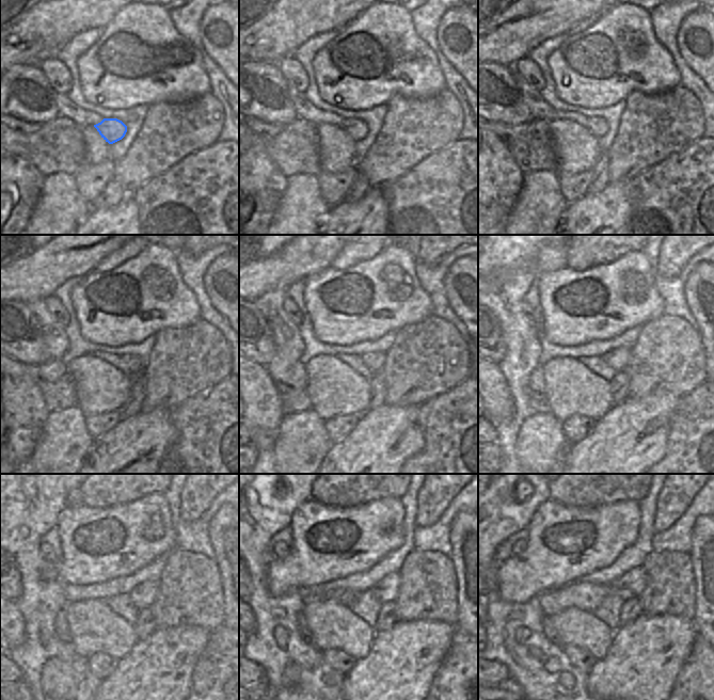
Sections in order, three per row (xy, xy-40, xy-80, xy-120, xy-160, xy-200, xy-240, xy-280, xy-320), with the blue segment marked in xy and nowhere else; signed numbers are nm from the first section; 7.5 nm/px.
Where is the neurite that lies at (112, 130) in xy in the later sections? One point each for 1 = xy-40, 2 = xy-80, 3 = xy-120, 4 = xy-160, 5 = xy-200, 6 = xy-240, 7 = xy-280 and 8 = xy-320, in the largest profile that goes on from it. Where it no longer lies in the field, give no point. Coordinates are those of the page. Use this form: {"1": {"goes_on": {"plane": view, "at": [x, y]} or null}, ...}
{"1": {"goes_on": {"plane": "xy-40", "at": [356, 129]}}, "2": {"goes_on": {"plane": "xy-80", "at": [597, 126]}}, "3": {"goes_on": {"plane": "xy-120", "at": [132, 364]}}, "4": {"goes_on": {"plane": "xy-160", "at": [375, 361]}}, "5": {"goes_on": {"plane": "xy-200", "at": [617, 359]}}, "6": {"goes_on": {"plane": "xy-240", "at": [144, 594]}}, "7": {"goes_on": {"plane": "xy-280", "at": [386, 589]}}, "8": {"goes_on": {"plane": "xy-320", "at": [632, 584]}}}

